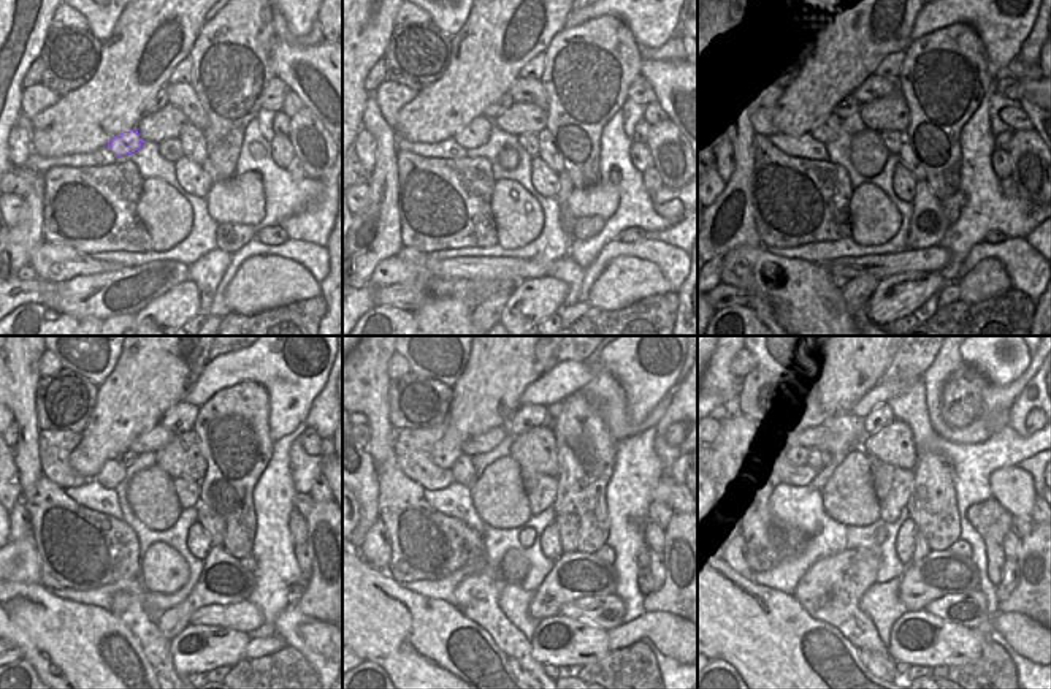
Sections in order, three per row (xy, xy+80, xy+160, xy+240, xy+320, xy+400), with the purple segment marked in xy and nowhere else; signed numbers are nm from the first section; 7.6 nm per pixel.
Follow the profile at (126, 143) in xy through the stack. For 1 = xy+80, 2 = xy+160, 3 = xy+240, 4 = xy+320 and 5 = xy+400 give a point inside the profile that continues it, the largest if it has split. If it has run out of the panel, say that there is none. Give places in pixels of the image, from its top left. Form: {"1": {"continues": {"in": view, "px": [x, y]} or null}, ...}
{"1": {"continues": {"in": "xy+80", "px": [476, 133]}}, "2": {"continues": {"in": "xy+160", "px": [826, 132]}}, "3": {"continues": {"in": "xy+240", "px": [113, 471]}}, "4": {"continues": {"in": "xy+320", "px": [463, 471]}}, "5": {"continues": {"in": "xy+400", "px": [814, 453]}}}

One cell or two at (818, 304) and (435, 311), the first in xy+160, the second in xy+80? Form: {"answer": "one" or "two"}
{"answer": "one"}

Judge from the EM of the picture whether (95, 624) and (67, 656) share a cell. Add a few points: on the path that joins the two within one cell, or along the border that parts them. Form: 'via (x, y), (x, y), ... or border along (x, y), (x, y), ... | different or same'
via (89, 632), (75, 648) | same

